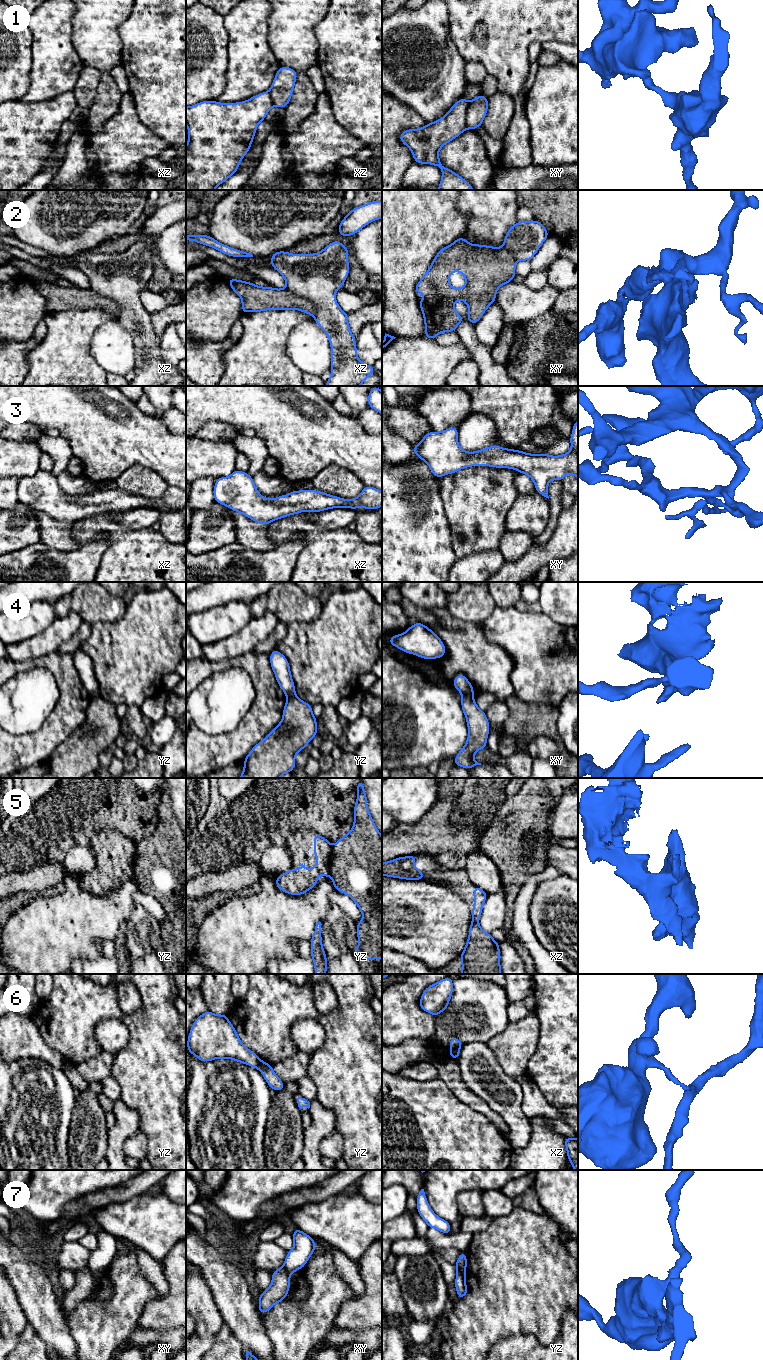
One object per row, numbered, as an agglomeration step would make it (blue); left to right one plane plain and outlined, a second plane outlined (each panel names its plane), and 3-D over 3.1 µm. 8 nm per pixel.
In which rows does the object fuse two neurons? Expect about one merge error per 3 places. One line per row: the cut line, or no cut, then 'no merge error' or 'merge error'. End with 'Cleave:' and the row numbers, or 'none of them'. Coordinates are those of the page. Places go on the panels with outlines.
1: cut in xy along (469, 102), (466, 113), (466, 127); merge error
2: cut in xz along (286, 288), (293, 293), (307, 298), (314, 306), (315, 316); merge error
3: no cut; no merge error
4: cut in xy along (462, 695), (470, 695), (472, 697); merge error
5: cut in yz along (332, 847), (328, 873); merge error
6: cut in xz along (459, 1047), (450, 1049); merge error
7: cut in xy along (283, 1266), (288, 1275); merge error
Cleave: 1, 2, 4, 5, 6, 7

